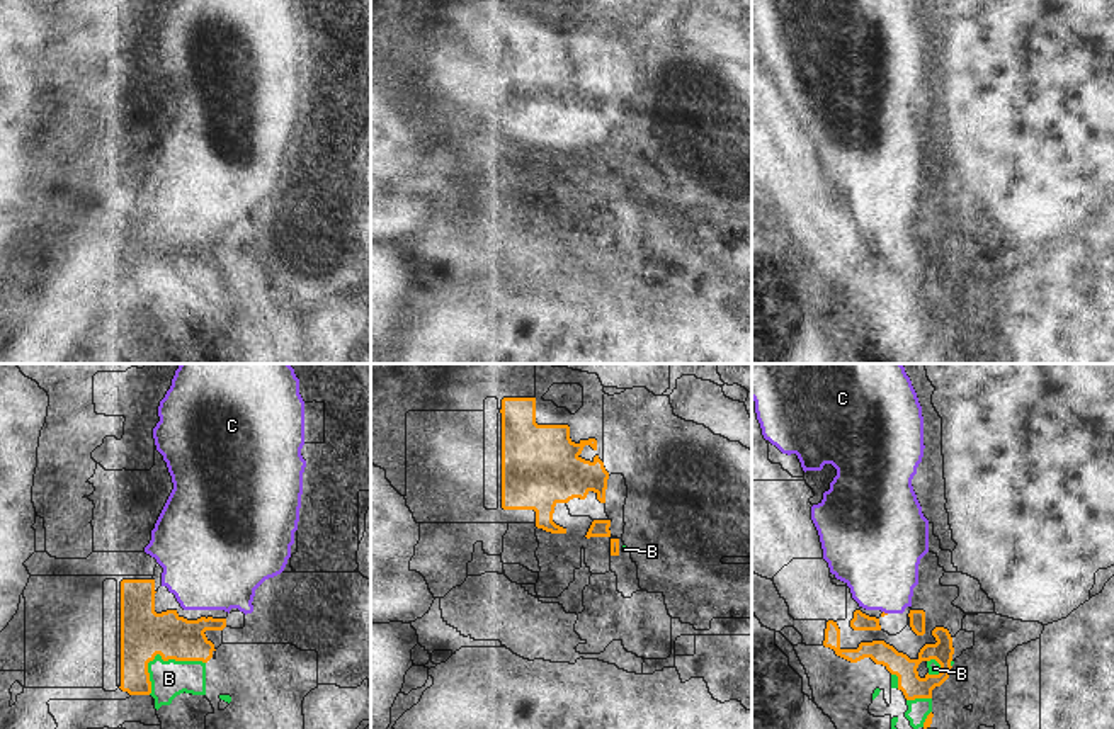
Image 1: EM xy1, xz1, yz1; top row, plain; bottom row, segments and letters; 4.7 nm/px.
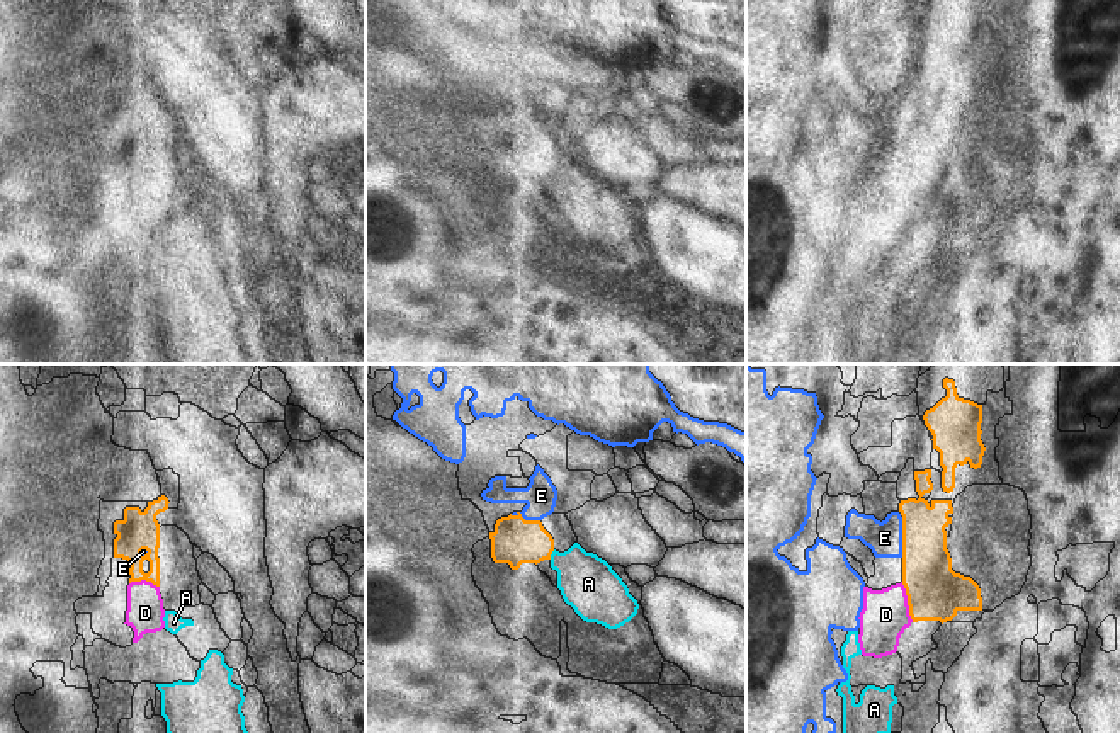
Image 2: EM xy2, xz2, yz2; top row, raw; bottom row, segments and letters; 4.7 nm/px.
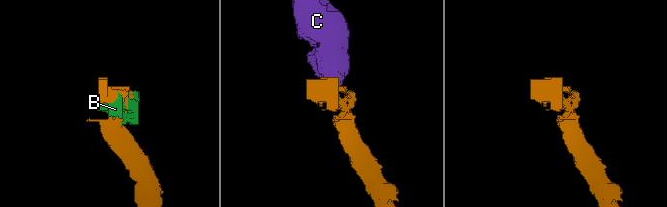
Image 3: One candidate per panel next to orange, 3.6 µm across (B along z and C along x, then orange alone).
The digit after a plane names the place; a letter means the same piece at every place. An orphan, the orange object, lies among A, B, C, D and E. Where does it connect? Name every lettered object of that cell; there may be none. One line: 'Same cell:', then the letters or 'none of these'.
Same cell: C, D

